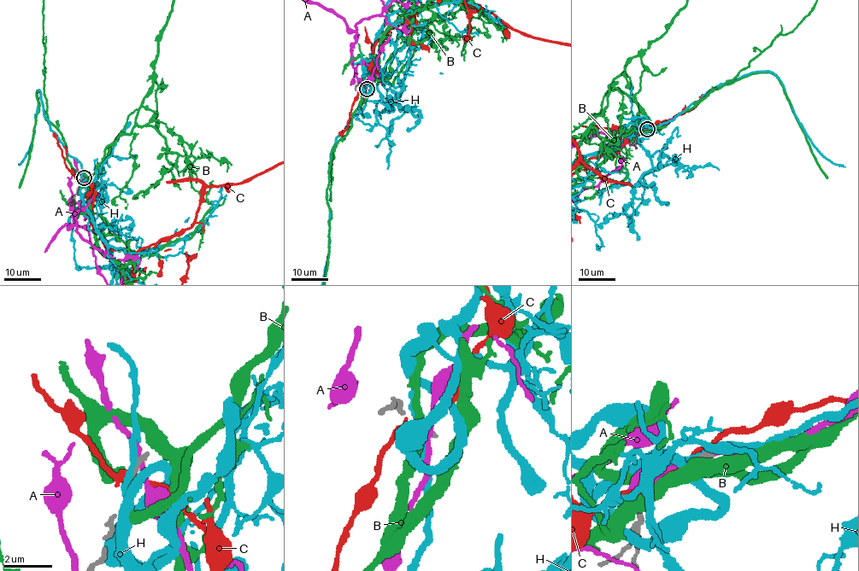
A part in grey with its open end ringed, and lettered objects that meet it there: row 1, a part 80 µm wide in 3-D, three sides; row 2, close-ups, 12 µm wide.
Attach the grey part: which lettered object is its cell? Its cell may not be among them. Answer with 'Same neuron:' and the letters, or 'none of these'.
Same neuron: none of these

